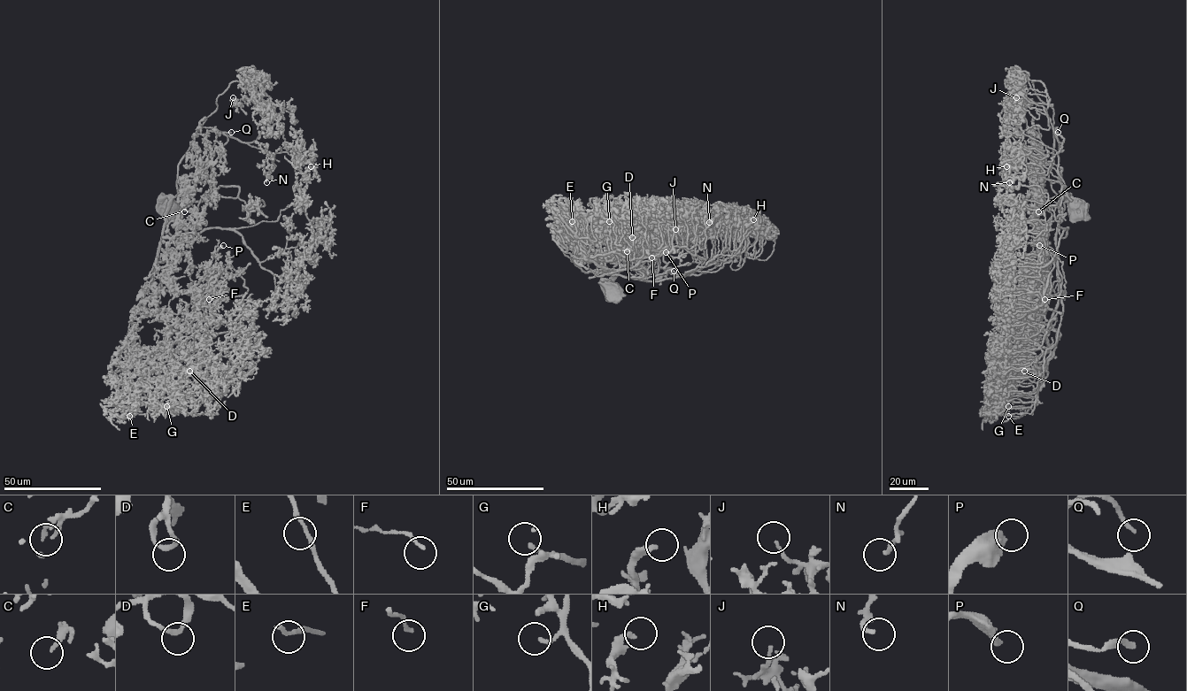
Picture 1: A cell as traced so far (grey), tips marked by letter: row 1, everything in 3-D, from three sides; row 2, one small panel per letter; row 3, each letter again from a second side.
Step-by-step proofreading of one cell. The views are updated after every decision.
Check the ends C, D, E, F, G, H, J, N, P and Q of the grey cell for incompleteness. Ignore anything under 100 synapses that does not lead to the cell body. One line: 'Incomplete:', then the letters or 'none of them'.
Incomplete: C, Q

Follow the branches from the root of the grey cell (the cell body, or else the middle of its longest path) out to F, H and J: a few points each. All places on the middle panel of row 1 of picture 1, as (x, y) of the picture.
F: (611, 288), (612, 272), (600, 271), (602, 274), (612, 270), (618, 261), (616, 254), (649, 249), (651, 257)
H: (611, 288), (620, 262), (678, 277), (728, 262), (741, 229), (753, 234), (753, 219)
J: (611, 288), (620, 262), (658, 267), (663, 249), (682, 244), (691, 247), (696, 261), (675, 229)

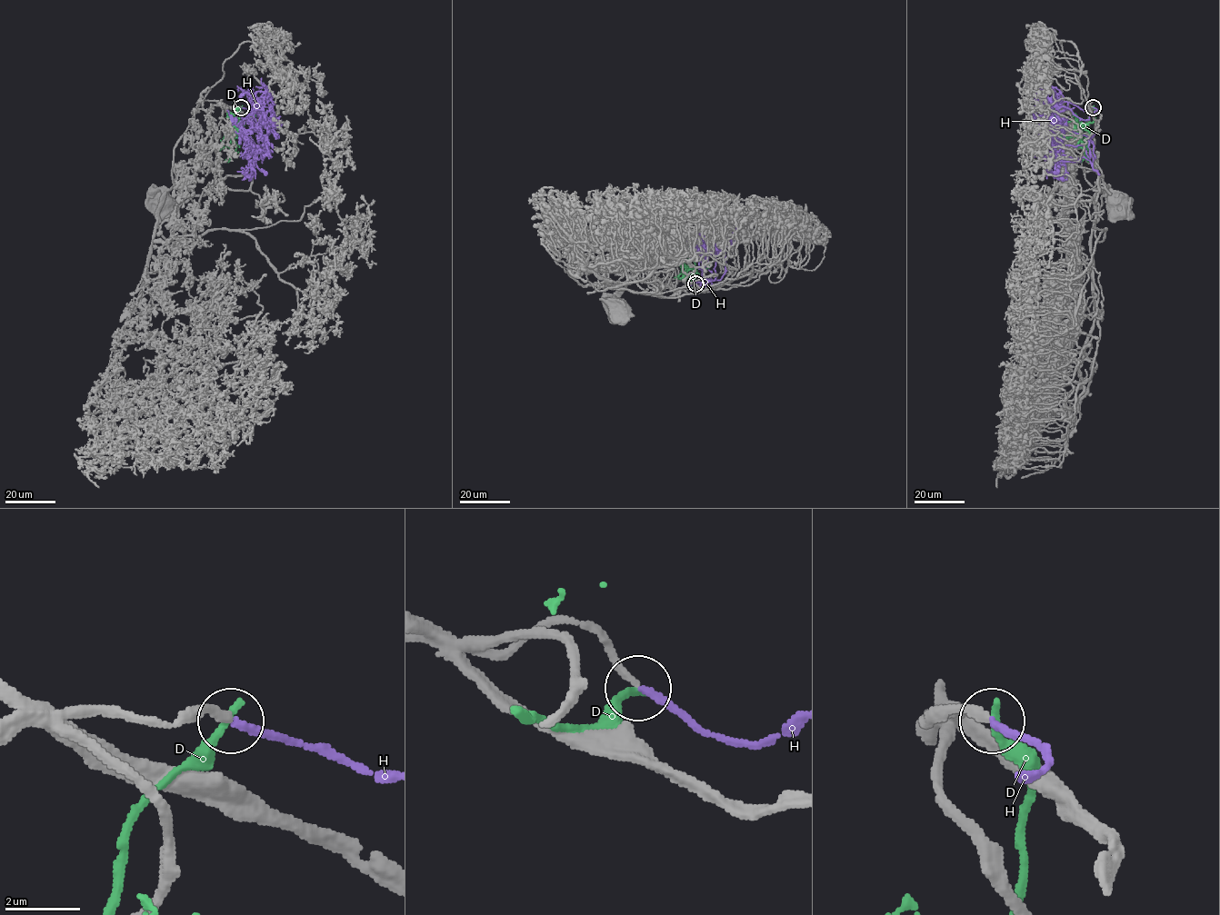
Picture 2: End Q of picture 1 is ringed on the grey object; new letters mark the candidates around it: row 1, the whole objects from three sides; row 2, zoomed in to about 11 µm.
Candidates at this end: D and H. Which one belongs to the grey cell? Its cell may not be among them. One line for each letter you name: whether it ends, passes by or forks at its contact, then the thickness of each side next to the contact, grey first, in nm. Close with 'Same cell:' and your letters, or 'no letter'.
H: It ends there. Thickness 220 nm (grey) against 200 nm
Same cell: H

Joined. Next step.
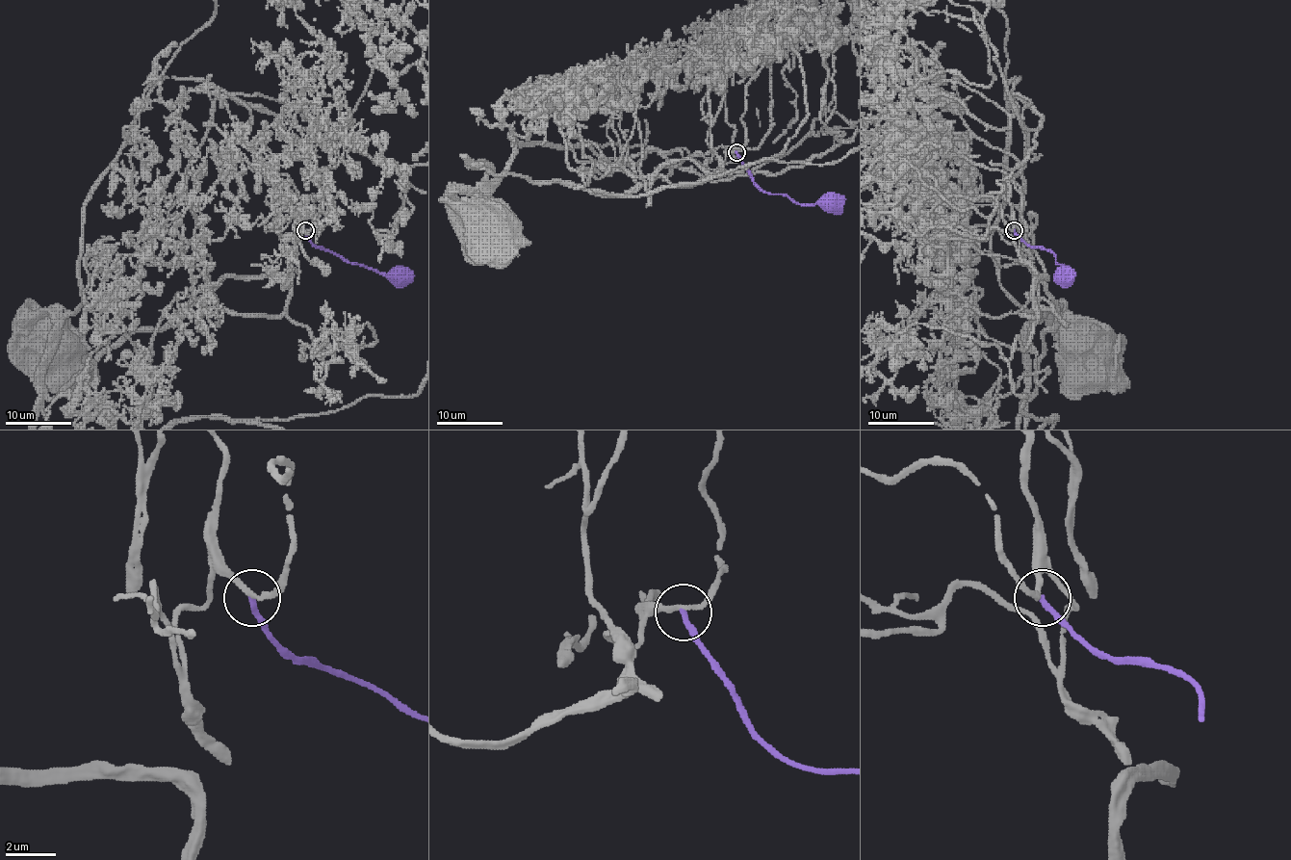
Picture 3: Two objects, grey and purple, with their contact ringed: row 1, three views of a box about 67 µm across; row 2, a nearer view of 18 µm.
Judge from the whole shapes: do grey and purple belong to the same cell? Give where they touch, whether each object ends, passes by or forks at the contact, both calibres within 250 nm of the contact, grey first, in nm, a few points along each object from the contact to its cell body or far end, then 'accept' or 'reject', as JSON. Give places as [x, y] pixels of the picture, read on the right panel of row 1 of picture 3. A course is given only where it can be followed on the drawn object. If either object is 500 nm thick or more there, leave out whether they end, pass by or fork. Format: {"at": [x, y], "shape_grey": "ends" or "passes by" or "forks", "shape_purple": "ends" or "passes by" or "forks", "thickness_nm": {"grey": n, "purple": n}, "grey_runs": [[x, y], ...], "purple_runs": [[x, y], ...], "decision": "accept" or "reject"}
{"at": [1014, 230], "shape_grey": "passes by", "shape_purple": "ends", "thickness_nm": {"grey": 180, "purple": 200}, "grey_runs": [[1012, 230], [1058, 306], [1028, 395], [1028, 332], [1048, 313], [1081, 352]], "purple_runs": [[1014, 231], [1031, 246], [1043, 246], [1054, 254], [1055, 262], [1066, 269], [1057, 277]], "decision": "reject"}

